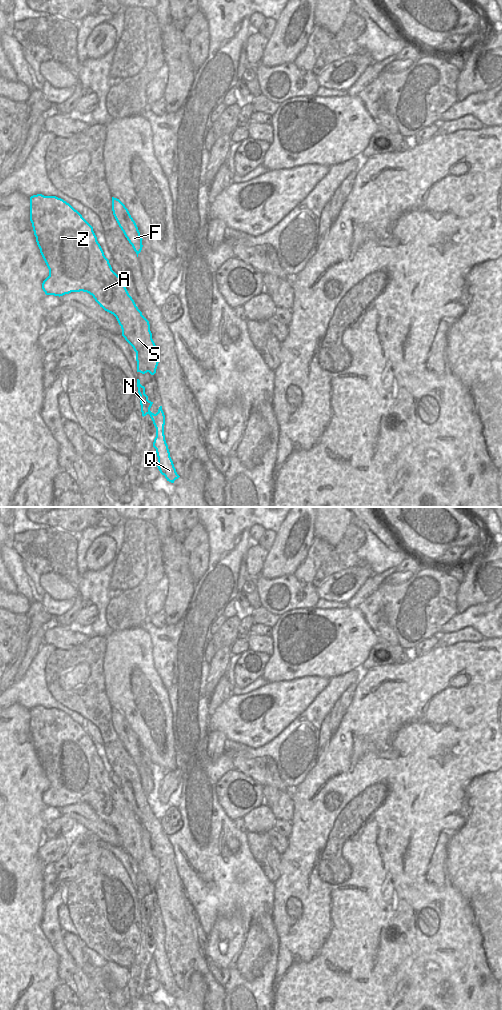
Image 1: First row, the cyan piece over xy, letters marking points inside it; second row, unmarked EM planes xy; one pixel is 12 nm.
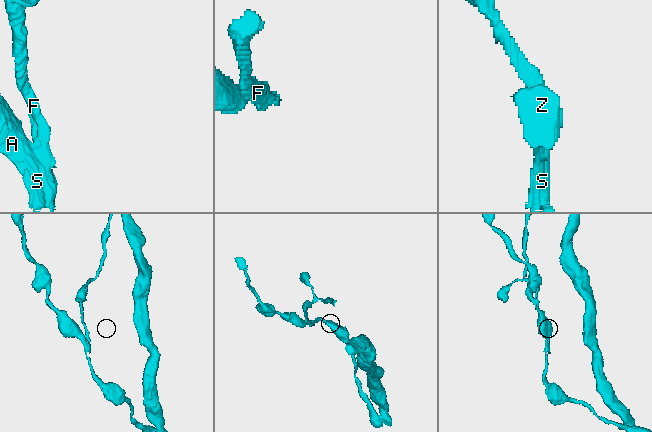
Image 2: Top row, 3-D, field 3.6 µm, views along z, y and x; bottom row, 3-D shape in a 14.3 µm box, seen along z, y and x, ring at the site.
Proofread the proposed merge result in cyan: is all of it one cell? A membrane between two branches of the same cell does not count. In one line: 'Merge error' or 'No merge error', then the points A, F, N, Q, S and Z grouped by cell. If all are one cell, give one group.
Merge error. Groups: A N Q S Z / F

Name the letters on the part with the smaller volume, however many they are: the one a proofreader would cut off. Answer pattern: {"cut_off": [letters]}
{"cut_off": ["F"]}

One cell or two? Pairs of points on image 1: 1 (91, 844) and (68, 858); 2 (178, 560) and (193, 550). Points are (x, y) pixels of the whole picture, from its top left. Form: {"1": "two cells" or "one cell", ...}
{"1": "one cell", "2": "two cells"}

